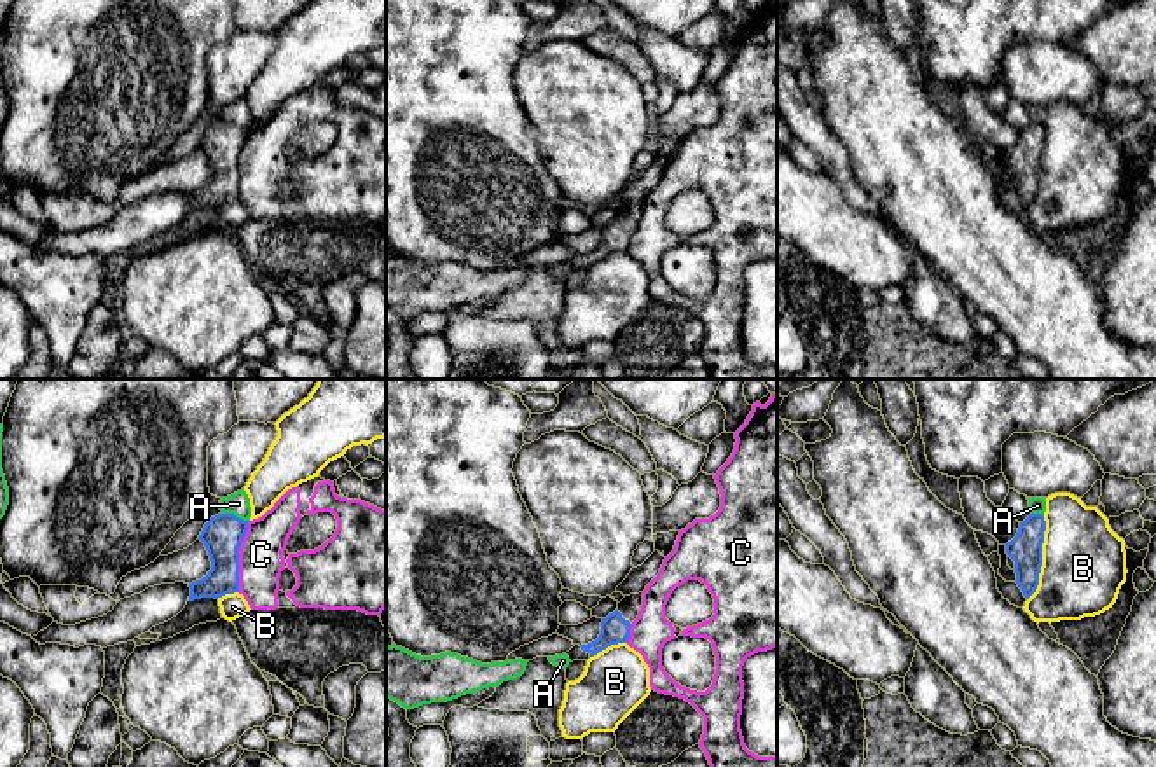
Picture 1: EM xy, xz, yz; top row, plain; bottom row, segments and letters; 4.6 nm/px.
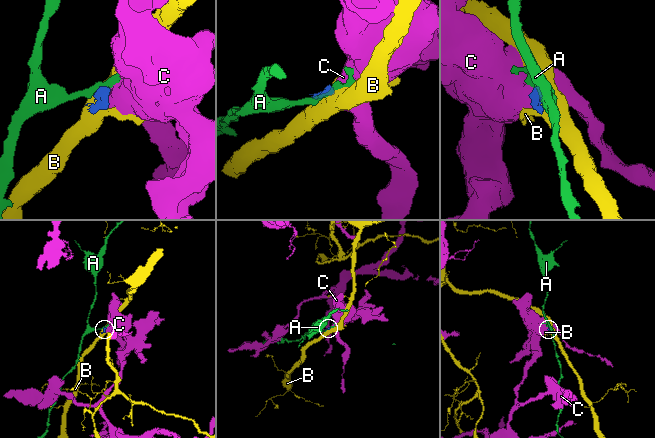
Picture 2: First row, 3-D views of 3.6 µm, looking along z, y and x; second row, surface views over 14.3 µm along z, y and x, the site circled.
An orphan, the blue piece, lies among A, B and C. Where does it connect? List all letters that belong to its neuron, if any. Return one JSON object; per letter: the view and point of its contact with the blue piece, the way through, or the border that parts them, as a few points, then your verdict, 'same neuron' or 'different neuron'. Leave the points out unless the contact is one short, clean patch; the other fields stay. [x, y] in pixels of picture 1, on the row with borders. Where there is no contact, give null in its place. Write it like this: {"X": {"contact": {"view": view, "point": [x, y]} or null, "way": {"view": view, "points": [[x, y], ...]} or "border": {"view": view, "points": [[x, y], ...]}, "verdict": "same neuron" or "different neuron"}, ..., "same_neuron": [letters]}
{"A": {"contact": {"view": "xy", "point": [234, 516]}, "border": {"view": "xy", "points": [[224, 512], [233, 512], [248, 521]]}, "verdict": "different neuron"}, "B": {"contact": {"view": "yz", "point": [1041, 558]}, "verdict": "different neuron"}, "C": {"contact": {"view": "xy", "point": [238, 556]}, "border": {"view": "xy", "points": [[250, 521], [240, 547], [240, 587], [236, 591]]}, "verdict": "different neuron"}, "same_neuron": []}

